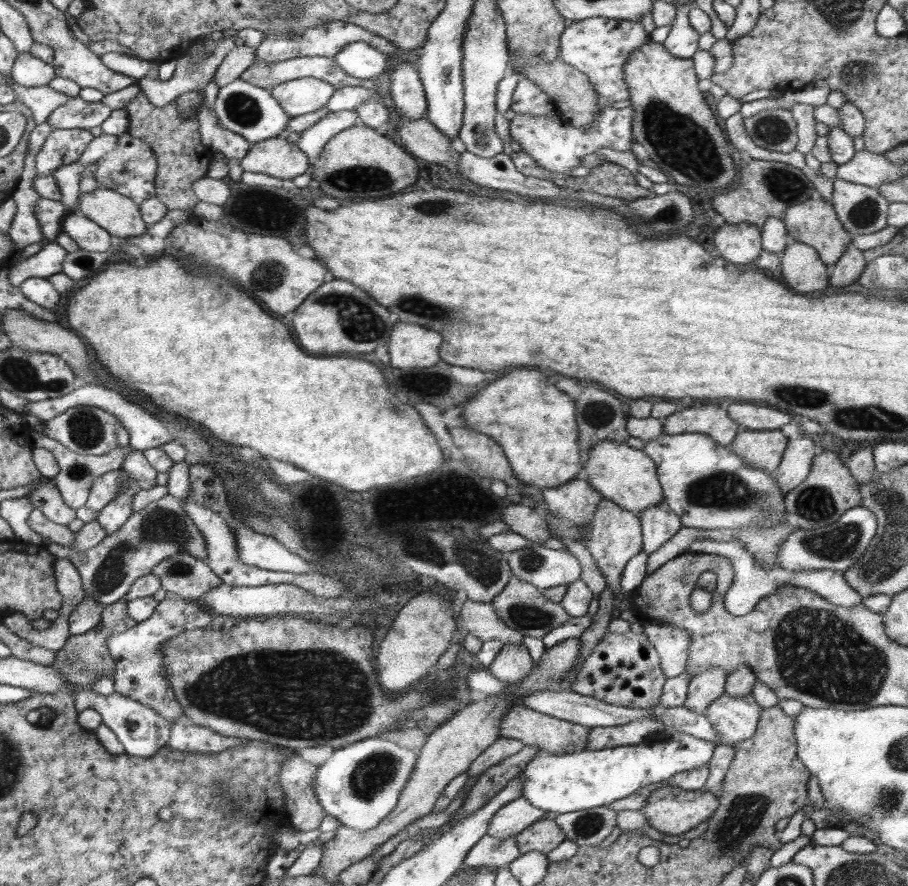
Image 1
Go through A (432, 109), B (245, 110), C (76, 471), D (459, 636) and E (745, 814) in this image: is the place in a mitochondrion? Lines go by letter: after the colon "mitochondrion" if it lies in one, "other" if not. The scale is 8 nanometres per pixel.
A: other
B: mitochondrion
C: mitochondrion
D: other
E: mitochondrion

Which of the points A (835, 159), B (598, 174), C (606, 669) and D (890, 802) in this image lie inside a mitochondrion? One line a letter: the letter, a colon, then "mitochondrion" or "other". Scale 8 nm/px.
A: other
B: other
C: other
D: mitochondrion

